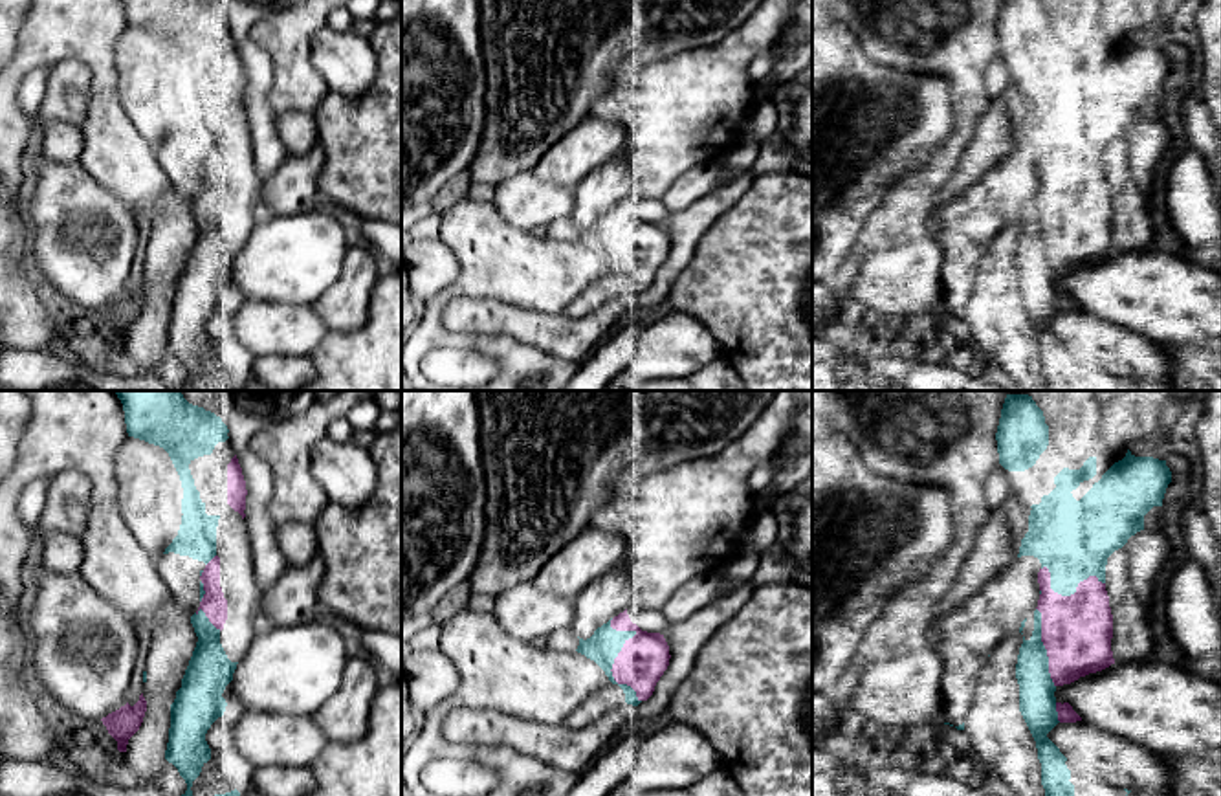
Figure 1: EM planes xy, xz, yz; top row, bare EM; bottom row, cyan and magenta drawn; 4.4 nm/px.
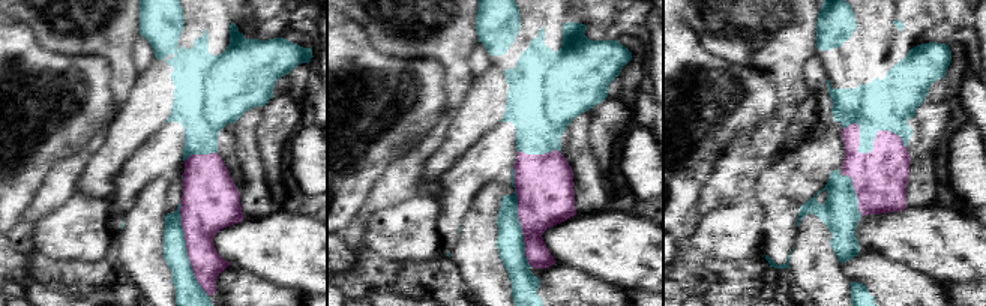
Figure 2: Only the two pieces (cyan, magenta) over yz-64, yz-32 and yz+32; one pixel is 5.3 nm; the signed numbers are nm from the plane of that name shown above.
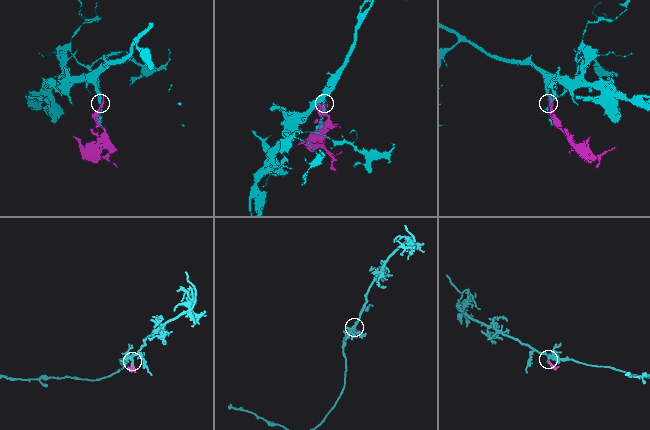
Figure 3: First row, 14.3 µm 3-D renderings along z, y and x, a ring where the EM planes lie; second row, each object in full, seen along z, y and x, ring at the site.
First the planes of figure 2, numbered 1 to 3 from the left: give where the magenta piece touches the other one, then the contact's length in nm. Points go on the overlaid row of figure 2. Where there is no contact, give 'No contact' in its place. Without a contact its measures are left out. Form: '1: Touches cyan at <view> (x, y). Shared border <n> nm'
1: Touches cyan at yz-64 (186, 249). Shared border 500 nm
2: Touches cyan at yz-32 (518, 218). Shared border 550 nm
3: Touches cyan at yz+32 (871, 150). Shared border 360 nm

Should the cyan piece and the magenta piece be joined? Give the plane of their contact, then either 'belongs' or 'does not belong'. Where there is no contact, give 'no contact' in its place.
meets cyan in xz; belongs

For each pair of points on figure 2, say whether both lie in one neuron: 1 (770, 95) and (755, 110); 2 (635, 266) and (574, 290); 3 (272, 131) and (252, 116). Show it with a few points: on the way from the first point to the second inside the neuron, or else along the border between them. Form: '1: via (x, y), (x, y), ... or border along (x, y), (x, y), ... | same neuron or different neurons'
1: via (767, 98), (758, 107) | same neuron
2: border along (568, 264), (626, 290) | different neurons
3: border along (264, 107), (263, 117), (257, 126), (260, 156) | different neurons

